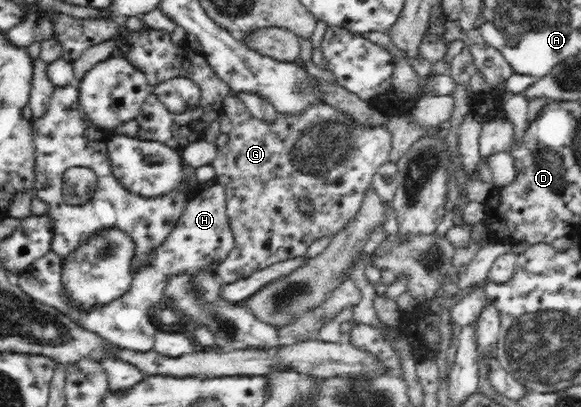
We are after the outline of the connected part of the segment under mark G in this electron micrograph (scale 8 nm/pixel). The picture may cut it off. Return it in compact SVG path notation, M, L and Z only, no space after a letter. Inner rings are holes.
M314 102L300 114L280 113L271 121L248 118L231 128L228 136L228 142L219 148L212 164L216 180L227 192L227 215L234 238L232 252L216 268L216 275L224 285L245 279L277 262L301 257L313 242L333 236L346 227L358 214L376 170L389 162L392 148L392 133L385 124L380 127L360 125L354 118L323 102ZM301 201L310 201L310 214L300 210Z

